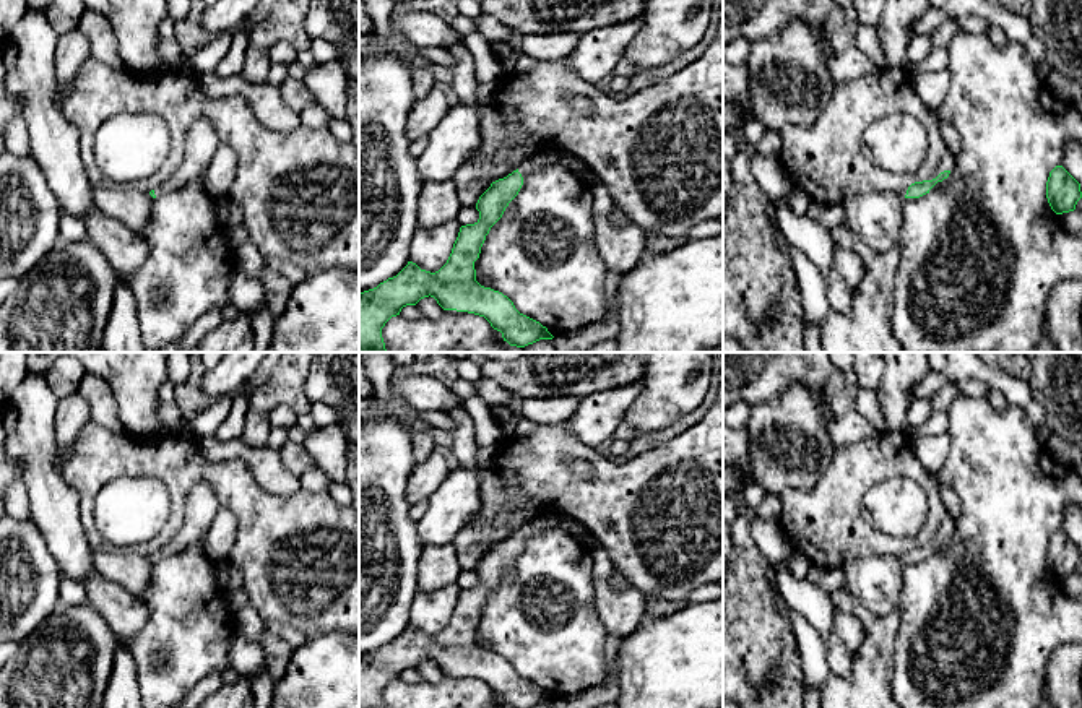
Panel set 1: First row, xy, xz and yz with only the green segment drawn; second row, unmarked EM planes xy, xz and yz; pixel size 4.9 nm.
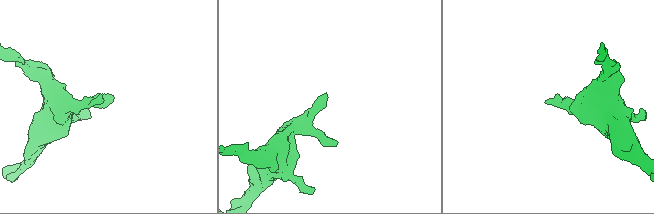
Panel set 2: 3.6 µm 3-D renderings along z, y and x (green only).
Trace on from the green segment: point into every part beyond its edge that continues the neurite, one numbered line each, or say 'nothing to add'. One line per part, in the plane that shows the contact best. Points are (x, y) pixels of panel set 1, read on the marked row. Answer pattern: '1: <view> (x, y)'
1: yz (946, 163)

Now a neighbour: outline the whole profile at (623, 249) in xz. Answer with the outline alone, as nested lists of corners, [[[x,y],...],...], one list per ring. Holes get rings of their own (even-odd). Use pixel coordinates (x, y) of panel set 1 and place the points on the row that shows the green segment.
[[[595,179],[590,187],[593,195],[593,224],[596,231],[596,247],[608,266],[621,274],[627,274],[645,257],[645,237],[632,221],[622,227],[614,226],[609,221],[616,203],[612,201],[606,185]]]

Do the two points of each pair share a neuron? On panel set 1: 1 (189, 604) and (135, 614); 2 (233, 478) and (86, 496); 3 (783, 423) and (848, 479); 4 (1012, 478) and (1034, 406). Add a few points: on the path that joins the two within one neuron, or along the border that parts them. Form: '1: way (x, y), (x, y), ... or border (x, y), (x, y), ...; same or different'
1: border (138, 596), (147, 622), (121, 640); different
2: way (195, 468), (179, 463), (117, 463); same
3: border (837, 452), (822, 476), (811, 487), (800, 487); different
4: border (1022, 408), (1035, 426); different

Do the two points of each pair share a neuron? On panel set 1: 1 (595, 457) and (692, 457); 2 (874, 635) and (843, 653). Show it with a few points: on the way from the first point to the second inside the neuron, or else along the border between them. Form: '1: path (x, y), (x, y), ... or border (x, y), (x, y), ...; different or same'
1: path (619, 471), (662, 471), (668, 468); same
2: border (866, 629), (850, 671), (845, 676); different

